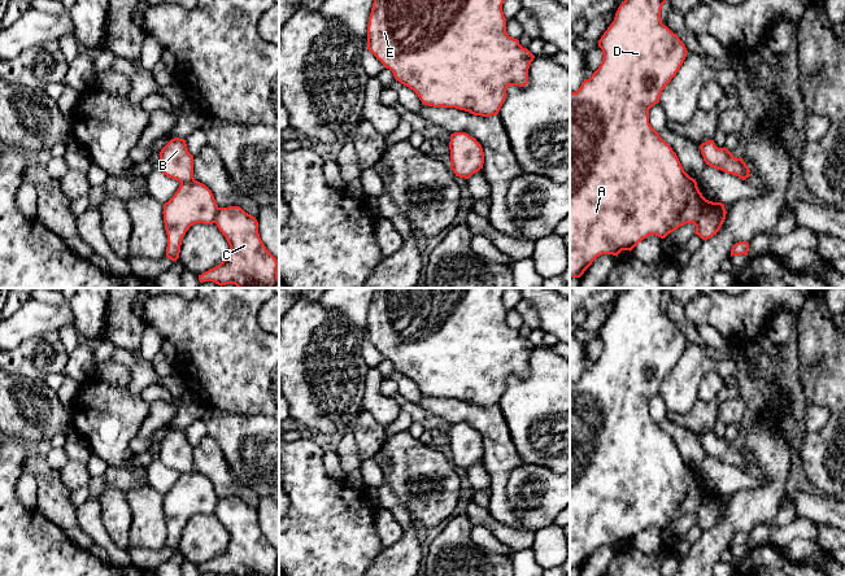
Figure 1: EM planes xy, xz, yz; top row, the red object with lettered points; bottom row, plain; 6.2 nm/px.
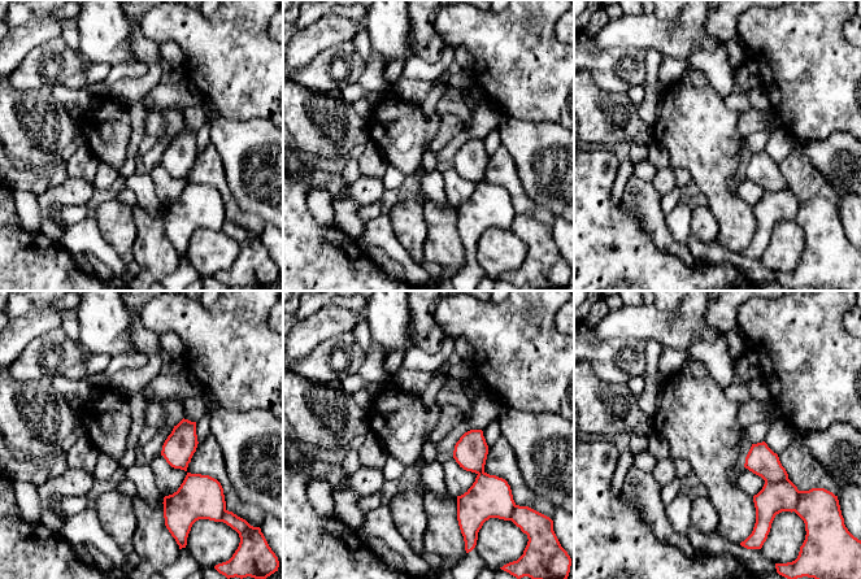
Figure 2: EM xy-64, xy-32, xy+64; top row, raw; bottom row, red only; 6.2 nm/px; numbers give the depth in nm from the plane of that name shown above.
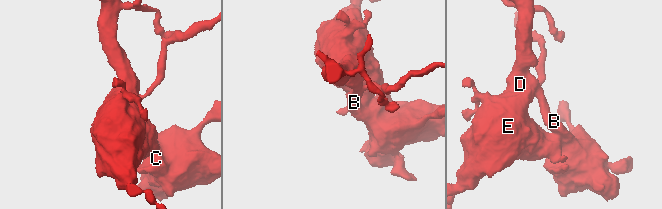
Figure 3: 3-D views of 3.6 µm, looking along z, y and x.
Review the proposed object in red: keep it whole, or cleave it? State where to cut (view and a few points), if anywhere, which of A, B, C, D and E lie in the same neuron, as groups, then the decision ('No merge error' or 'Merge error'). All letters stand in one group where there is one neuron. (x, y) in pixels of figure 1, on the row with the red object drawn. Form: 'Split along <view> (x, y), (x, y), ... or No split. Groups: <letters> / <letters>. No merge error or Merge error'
No split. Groups: A B C D E. No merge error

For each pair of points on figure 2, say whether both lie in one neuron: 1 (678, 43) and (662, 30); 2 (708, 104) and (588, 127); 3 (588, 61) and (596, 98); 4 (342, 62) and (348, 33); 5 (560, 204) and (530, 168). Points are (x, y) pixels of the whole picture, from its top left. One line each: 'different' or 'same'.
1: same
2: different
3: different
4: different
5: same

